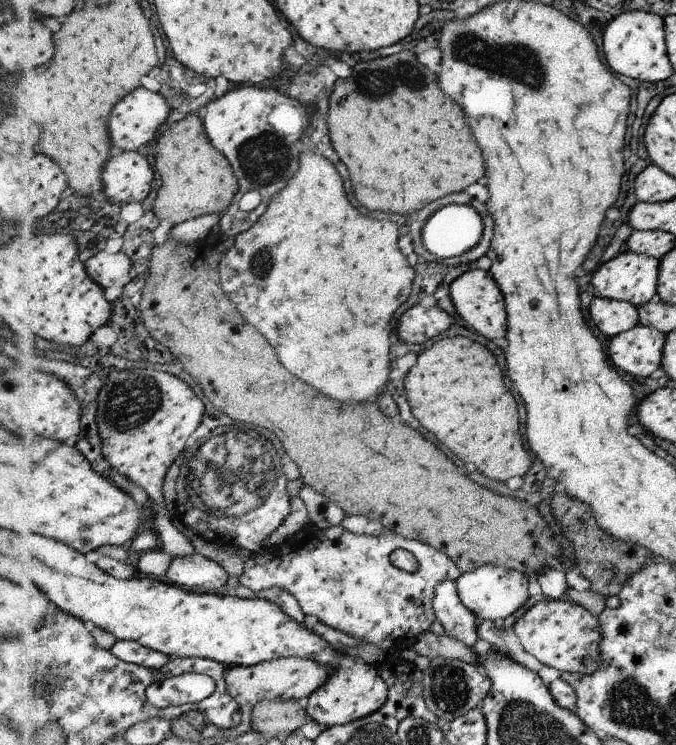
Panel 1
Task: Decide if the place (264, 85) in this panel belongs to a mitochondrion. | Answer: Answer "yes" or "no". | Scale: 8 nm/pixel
no

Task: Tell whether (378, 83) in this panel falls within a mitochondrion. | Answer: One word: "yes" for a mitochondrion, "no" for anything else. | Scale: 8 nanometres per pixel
yes

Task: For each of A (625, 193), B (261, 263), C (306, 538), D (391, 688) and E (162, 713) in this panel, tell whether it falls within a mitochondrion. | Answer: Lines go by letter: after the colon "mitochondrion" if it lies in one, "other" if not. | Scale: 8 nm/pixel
A: other
B: mitochondrion
C: other
D: other
E: other

